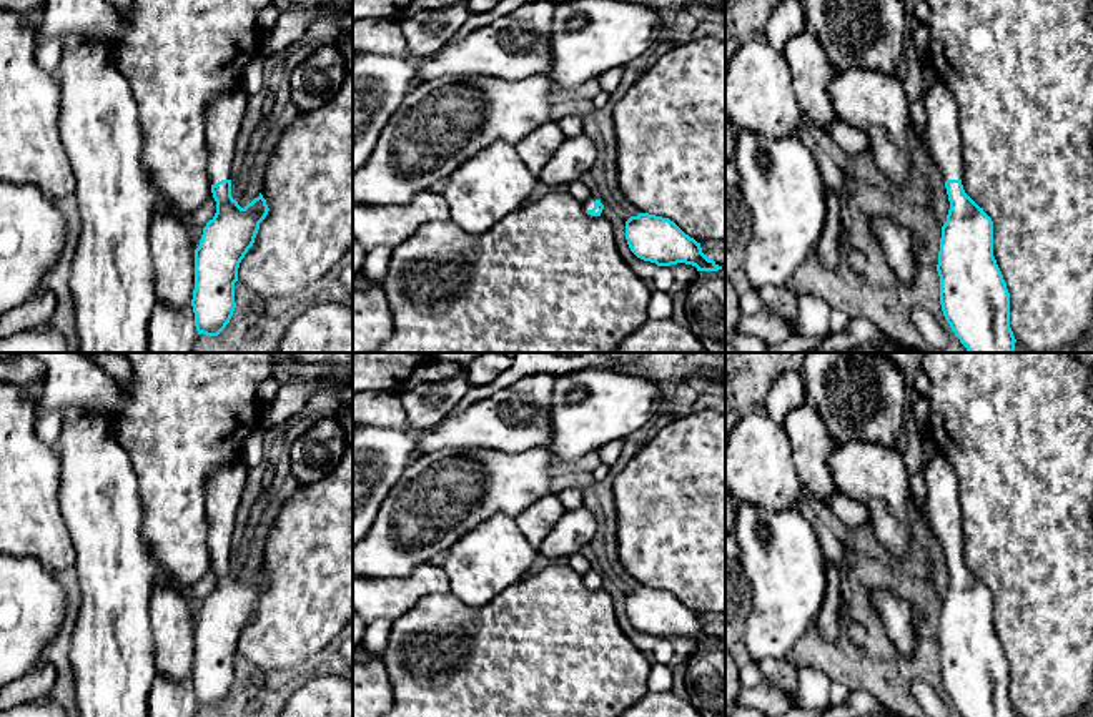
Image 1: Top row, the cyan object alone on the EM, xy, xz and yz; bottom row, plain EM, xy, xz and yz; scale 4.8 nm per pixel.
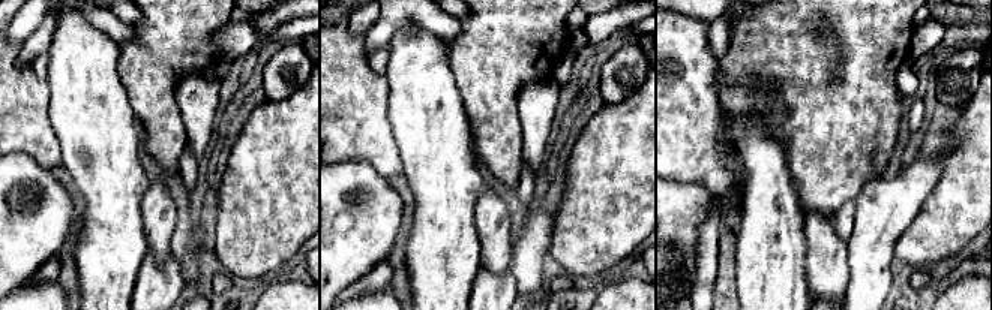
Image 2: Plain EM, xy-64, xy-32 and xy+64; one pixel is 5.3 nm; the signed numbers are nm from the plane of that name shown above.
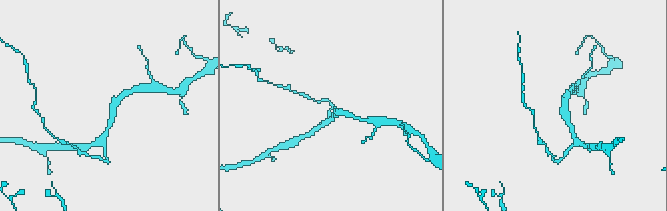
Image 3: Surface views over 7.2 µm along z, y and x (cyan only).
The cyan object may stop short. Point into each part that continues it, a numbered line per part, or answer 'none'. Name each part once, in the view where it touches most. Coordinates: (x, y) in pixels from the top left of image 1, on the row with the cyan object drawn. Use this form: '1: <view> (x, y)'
1: xy (225, 113)

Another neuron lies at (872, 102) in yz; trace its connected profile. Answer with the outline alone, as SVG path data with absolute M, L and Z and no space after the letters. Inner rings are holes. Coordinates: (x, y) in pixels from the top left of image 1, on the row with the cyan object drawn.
M862 67L833 68L828 95L837 120L868 136L880 171L903 188L912 166L903 82Z

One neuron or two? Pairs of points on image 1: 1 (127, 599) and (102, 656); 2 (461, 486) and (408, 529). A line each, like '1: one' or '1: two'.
1: one
2: one

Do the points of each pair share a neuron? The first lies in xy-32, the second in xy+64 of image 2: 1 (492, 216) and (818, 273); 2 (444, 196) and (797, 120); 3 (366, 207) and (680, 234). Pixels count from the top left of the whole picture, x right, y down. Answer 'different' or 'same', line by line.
1: same
2: different
3: same

